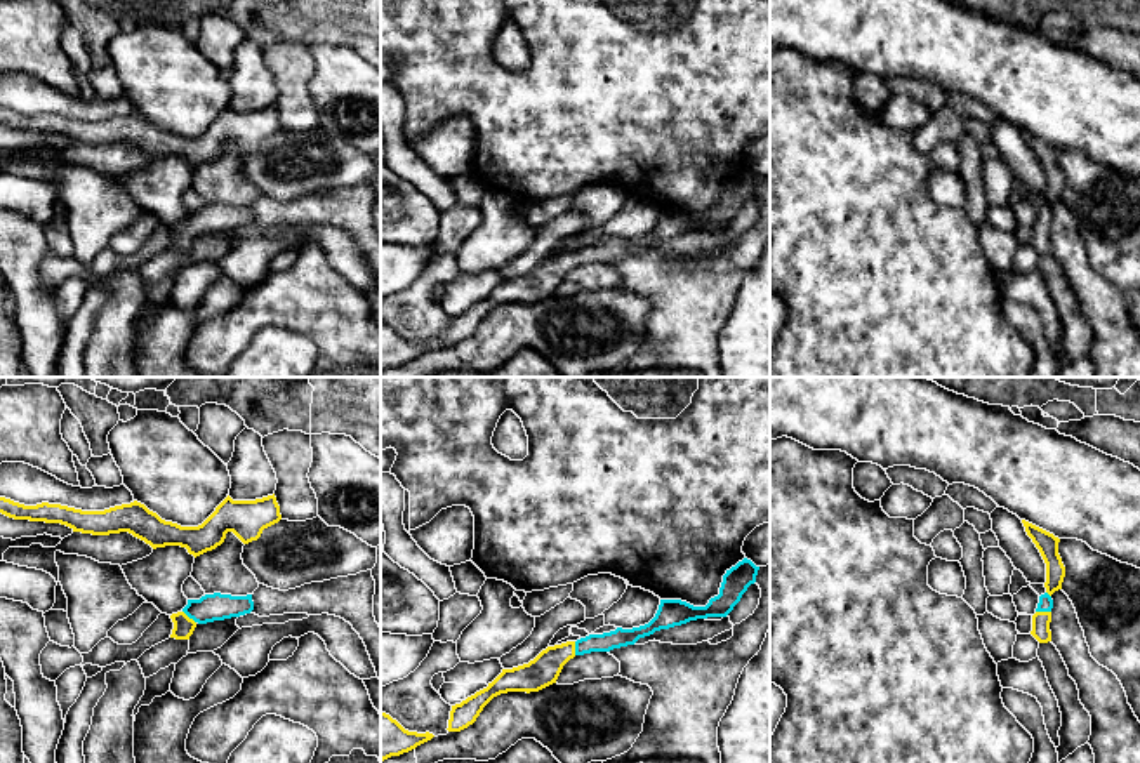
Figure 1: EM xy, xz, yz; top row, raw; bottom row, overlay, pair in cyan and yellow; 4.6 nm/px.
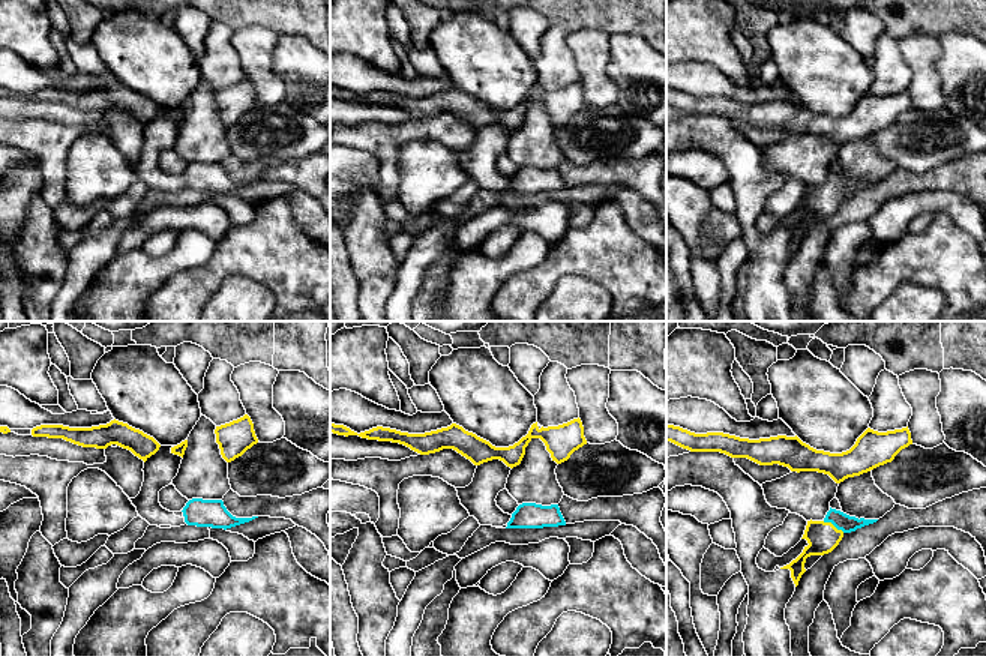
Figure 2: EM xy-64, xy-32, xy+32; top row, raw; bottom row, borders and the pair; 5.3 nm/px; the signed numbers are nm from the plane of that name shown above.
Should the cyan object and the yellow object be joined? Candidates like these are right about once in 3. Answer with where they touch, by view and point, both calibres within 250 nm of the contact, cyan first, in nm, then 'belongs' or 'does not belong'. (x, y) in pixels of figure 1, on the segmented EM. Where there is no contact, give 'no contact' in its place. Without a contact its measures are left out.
yz (1043, 610) | 70/80 nm | belongs

